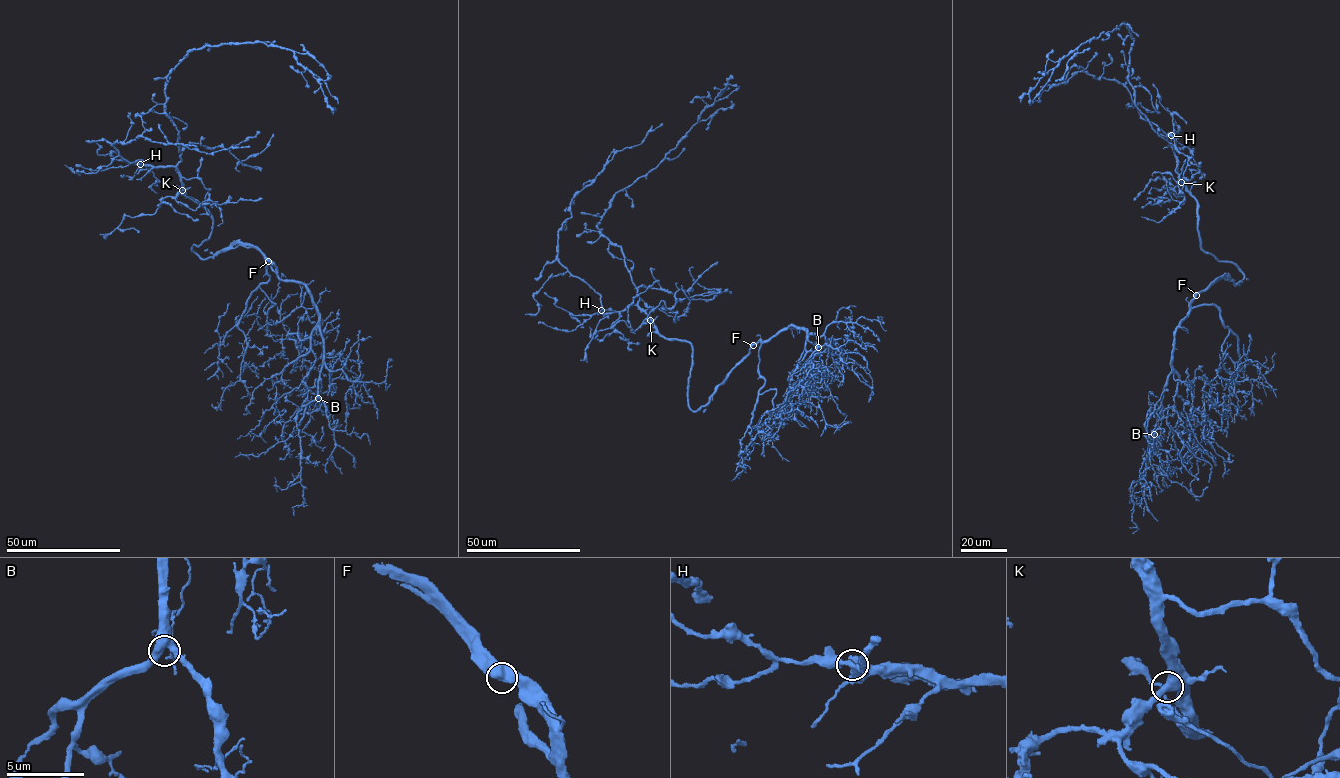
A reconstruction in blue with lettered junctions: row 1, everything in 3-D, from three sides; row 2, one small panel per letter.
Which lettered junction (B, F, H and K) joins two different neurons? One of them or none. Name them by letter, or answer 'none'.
none

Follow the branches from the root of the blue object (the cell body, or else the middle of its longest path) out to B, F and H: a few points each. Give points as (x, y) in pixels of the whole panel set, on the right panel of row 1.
B: (1201, 243), (1244, 276), (1239, 285), (1222, 278), (1197, 292), (1175, 334), (1172, 371), (1154, 434)
F: (1201, 243), (1206, 252), (1219, 260), (1230, 261), (1244, 276), (1239, 285), (1222, 278), (1196, 295)
H: (1201, 243), (1196, 201), (1177, 169), (1173, 150), (1175, 139), (1171, 135)

